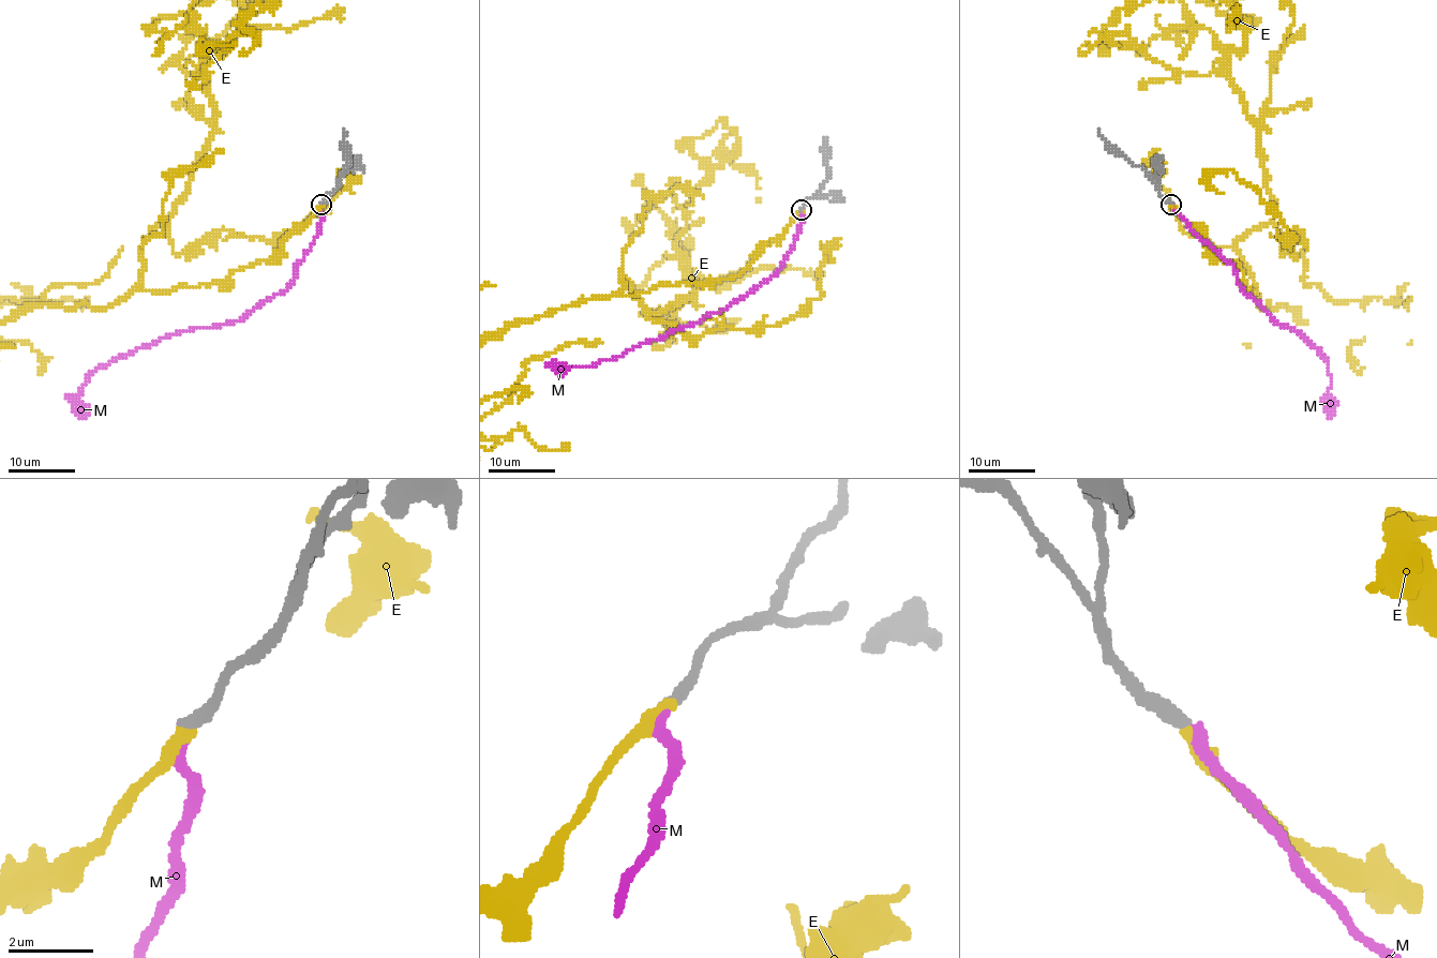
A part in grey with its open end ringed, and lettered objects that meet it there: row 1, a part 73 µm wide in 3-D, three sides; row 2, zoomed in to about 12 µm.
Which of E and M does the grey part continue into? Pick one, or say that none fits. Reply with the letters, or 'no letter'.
E

